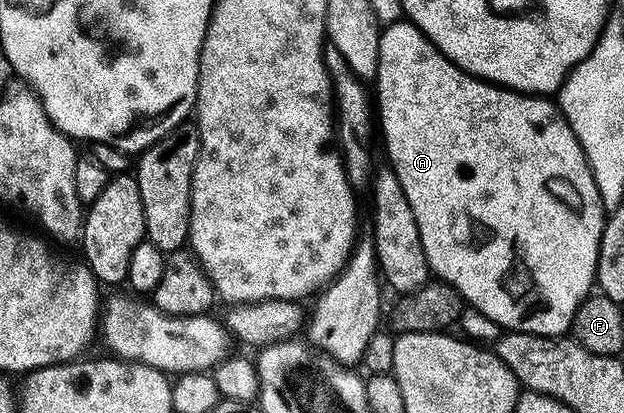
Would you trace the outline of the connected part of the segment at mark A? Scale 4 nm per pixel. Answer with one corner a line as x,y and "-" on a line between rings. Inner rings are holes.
407,19
383,26
374,87
376,87
374,105
378,110
378,129
379,132
380,129
384,132
384,149
389,157
387,160
402,185
406,199
409,200
410,210
414,213
429,270
439,280
452,285
463,300
469,306
472,304
486,320
501,325
499,327
501,330
534,333
538,337
559,337
567,334
572,328
572,320
579,305
593,292
596,285
596,264
606,210
600,201
600,192
594,183
586,155
570,123
560,112
559,104
544,95
518,93
515,89
505,89
502,85
494,85
491,81
482,81
478,77
470,76
446,55
442,55
442,51
438,51
434,42

